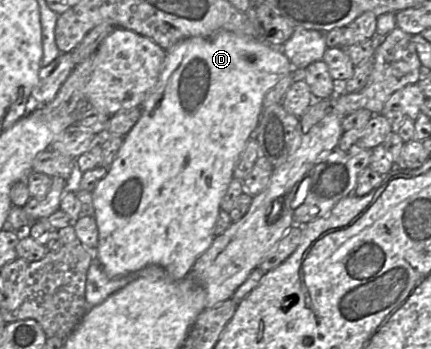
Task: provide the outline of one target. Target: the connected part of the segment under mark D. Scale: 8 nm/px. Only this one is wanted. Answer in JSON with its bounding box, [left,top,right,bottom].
[92,30,293,280]

